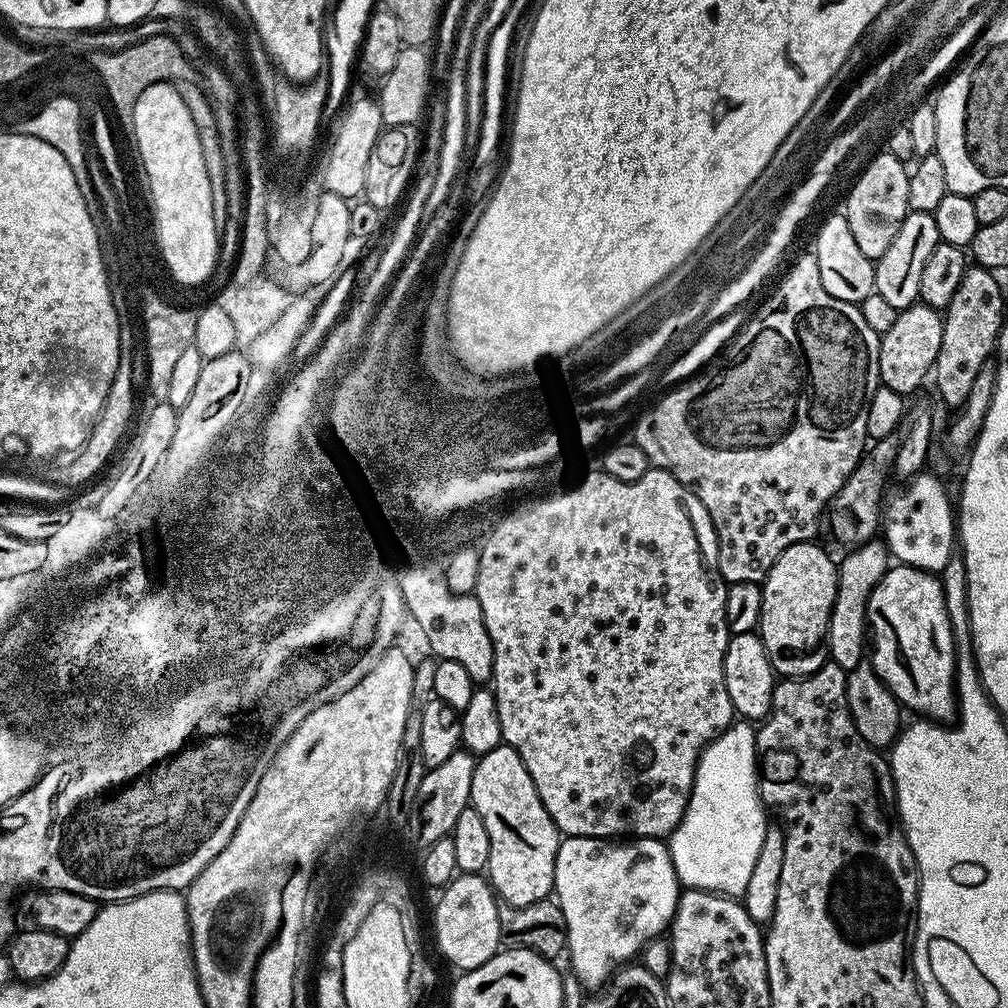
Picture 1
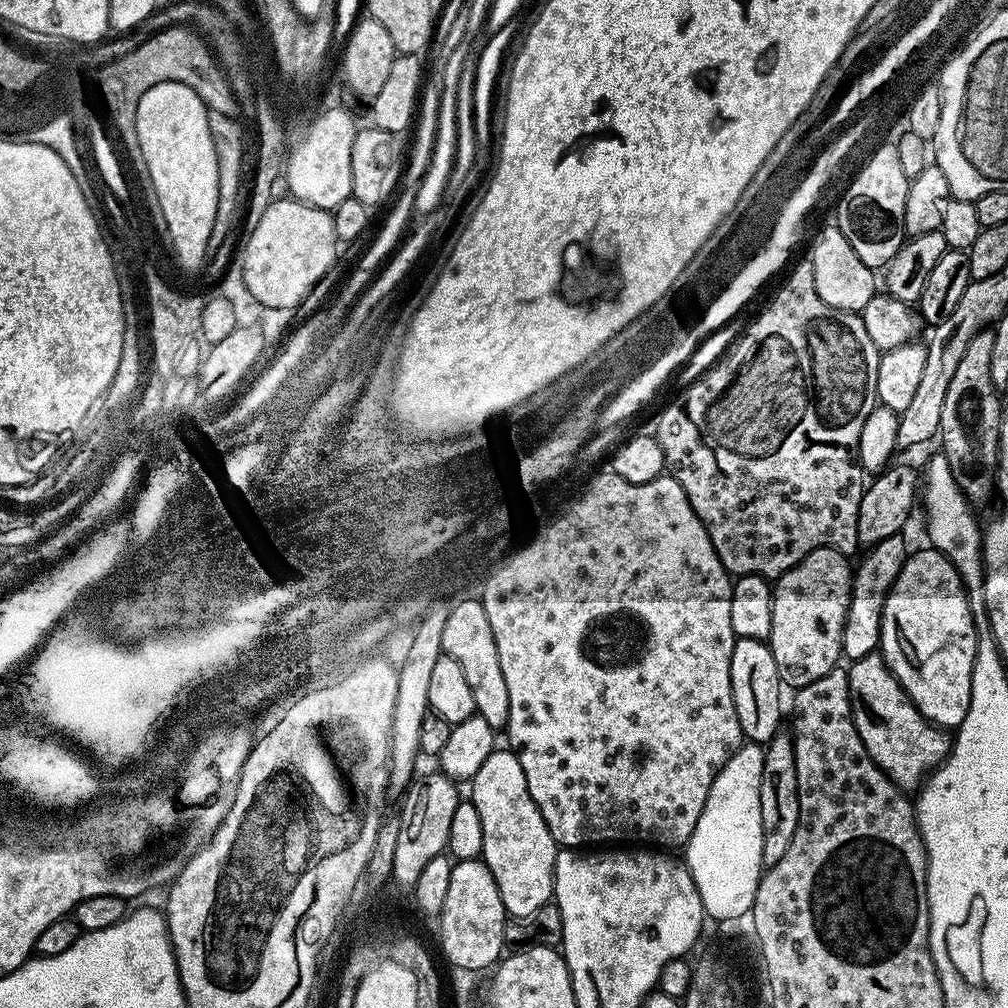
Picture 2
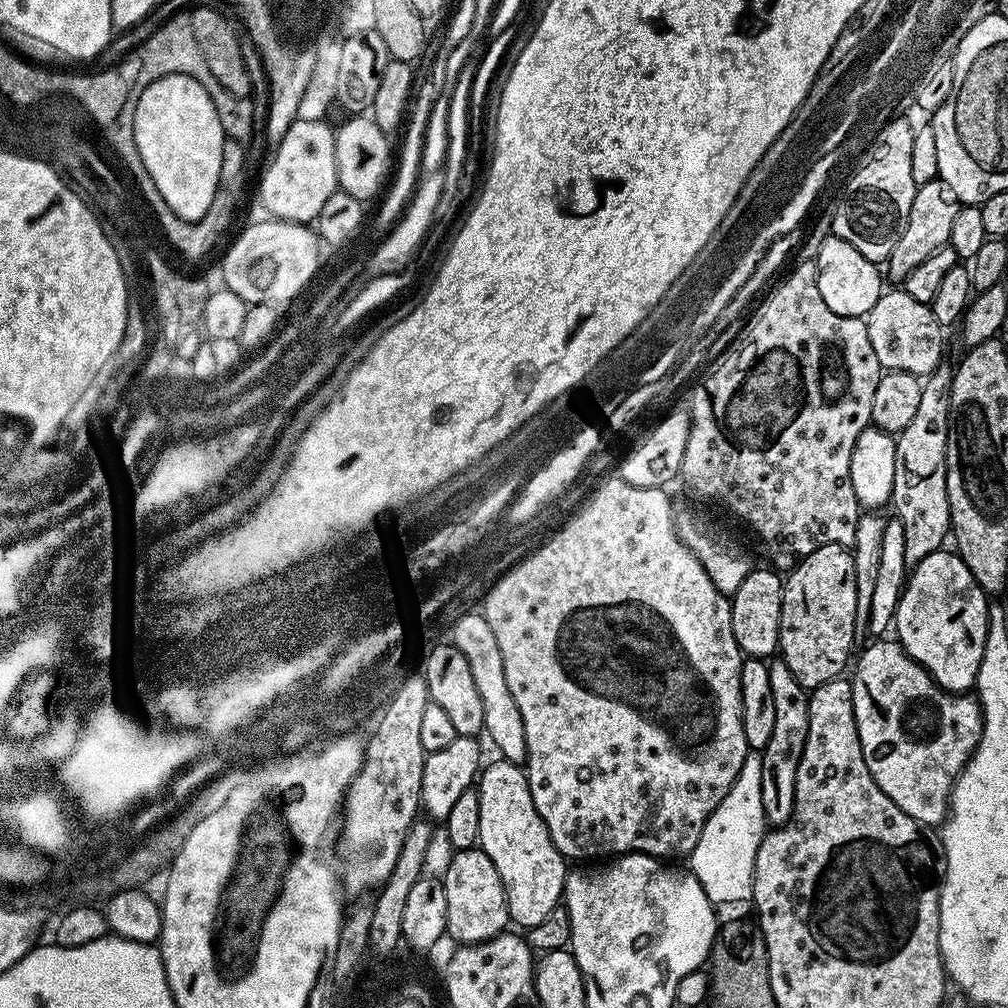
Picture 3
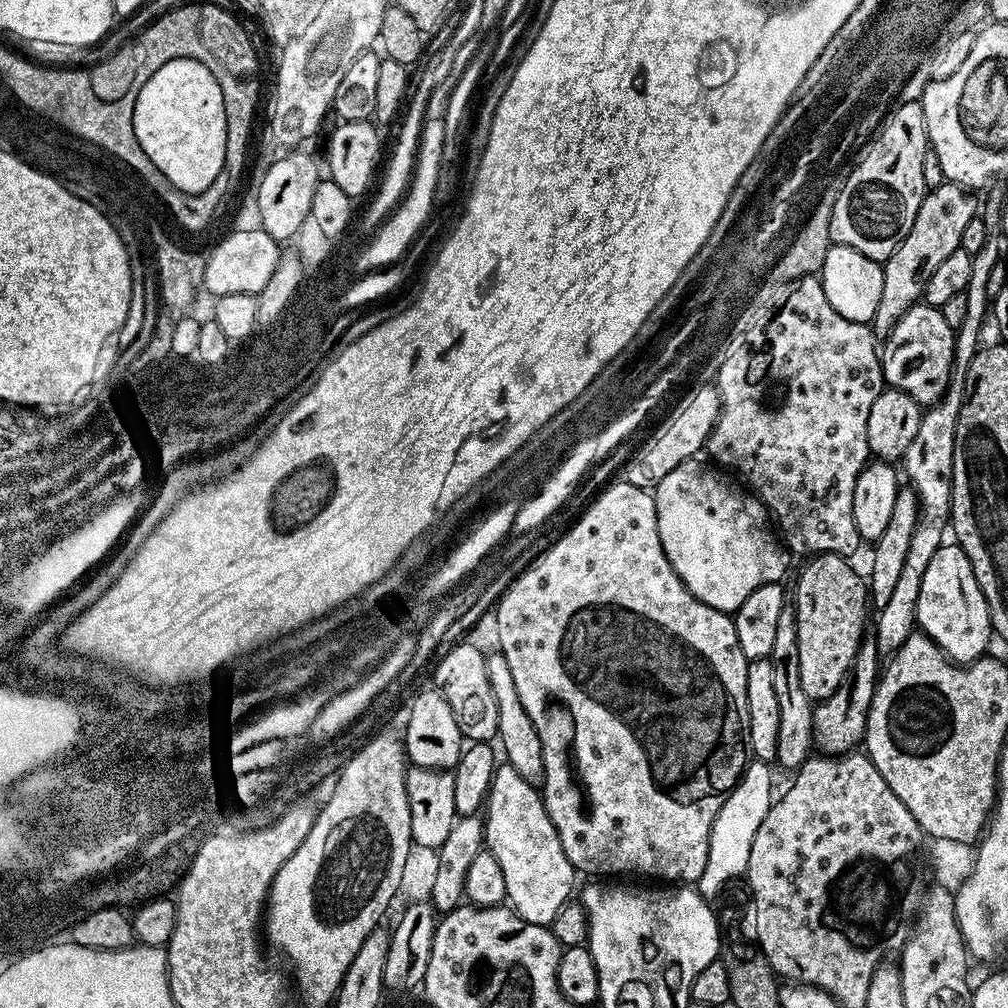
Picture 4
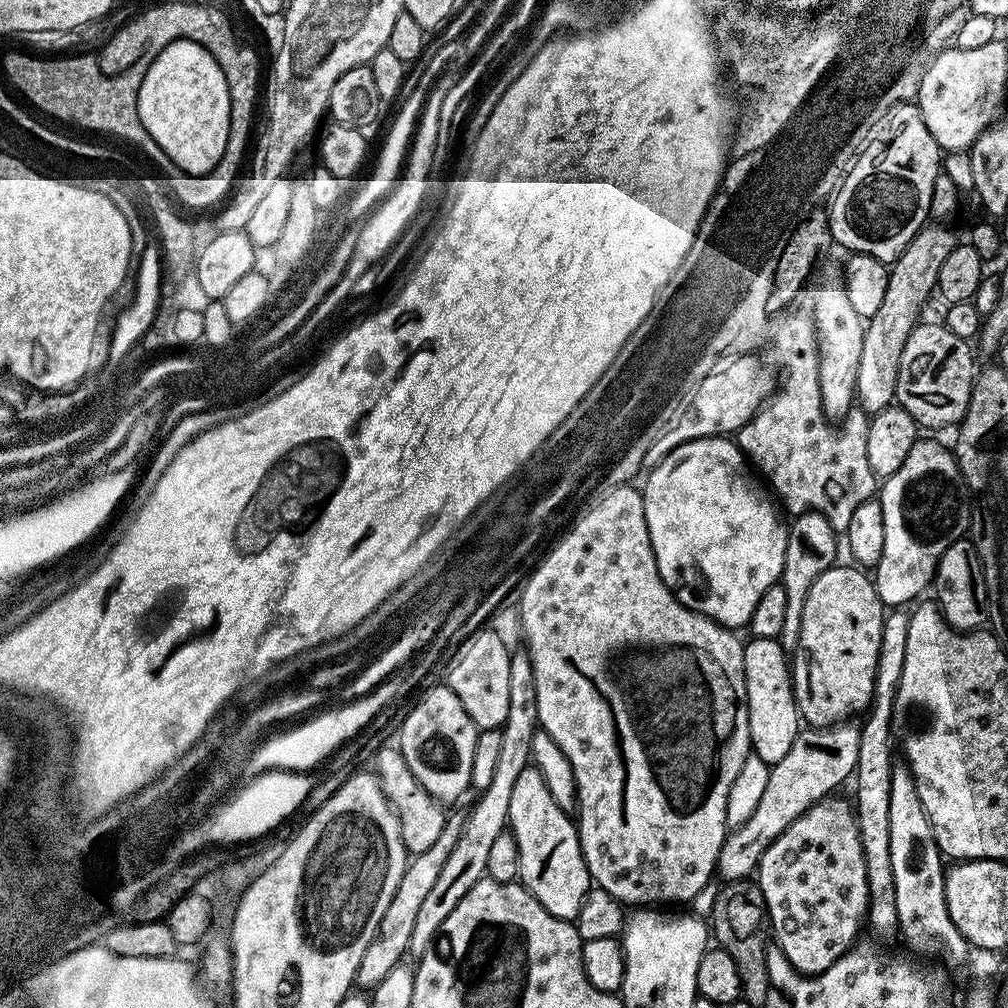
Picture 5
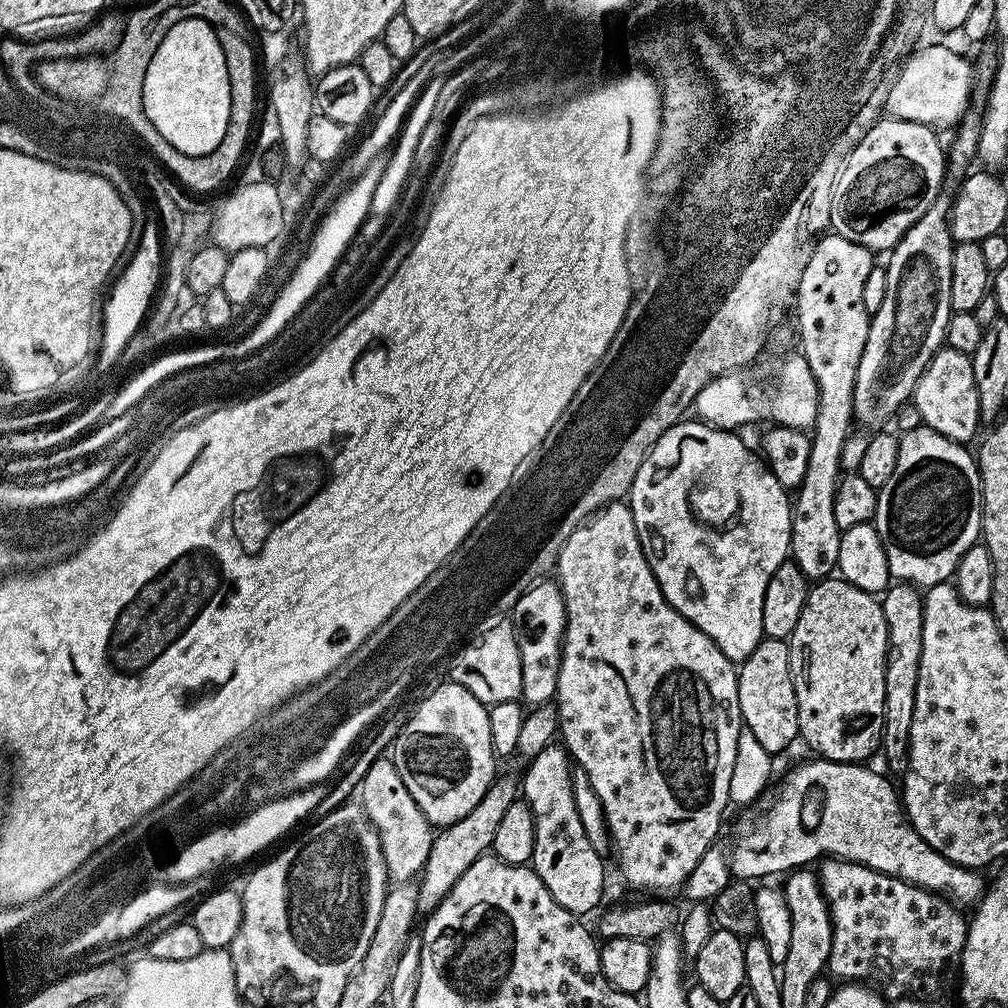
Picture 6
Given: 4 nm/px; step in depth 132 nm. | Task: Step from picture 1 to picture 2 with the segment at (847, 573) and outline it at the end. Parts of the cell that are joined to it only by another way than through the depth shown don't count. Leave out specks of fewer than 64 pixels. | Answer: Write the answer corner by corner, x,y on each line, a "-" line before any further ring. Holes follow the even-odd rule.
903,535
891,536
871,545
865,551
868,553
865,554
864,561
860,565
858,563
855,565
852,577
852,597
842,630
842,656
845,661
851,662
858,658
866,658
866,654
879,649
882,606
910,552
910,548
904,545
904,539

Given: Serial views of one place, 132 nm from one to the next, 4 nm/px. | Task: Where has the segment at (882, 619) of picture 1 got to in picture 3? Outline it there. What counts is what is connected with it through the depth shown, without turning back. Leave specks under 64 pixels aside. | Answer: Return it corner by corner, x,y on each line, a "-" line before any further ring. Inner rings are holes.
955,551
935,552
922,558
922,562
918,562
918,566
911,569
907,577
904,592
896,607
895,639
904,648
904,653
917,660
945,692
967,693
975,689
978,666
982,666
982,650
986,646
988,633
989,603
989,597
978,586
974,574
970,574
966,562
962,562

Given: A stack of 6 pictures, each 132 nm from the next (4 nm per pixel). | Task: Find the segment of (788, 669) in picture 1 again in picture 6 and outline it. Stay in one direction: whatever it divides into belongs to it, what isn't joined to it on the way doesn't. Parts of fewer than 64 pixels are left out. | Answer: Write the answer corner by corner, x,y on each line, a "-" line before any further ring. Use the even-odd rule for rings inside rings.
825,578
809,587
802,614
786,643
798,702
799,739
805,740
816,751
813,753
823,759
840,760
843,764
864,762
867,756
877,755
884,725
884,667
888,657
888,627
883,603
873,593
858,590
858,586
843,578

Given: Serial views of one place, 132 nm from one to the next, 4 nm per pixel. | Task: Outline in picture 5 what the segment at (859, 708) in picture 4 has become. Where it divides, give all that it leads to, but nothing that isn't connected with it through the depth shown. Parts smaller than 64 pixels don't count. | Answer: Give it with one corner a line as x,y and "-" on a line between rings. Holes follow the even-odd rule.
841,722
830,728
808,726
800,731
786,758
769,767
766,791
754,814
725,836
716,872
724,875
725,881
751,877
770,842
787,830
805,810
813,808
819,800
831,797
835,793
832,791
855,773
859,741
860,724
856,722

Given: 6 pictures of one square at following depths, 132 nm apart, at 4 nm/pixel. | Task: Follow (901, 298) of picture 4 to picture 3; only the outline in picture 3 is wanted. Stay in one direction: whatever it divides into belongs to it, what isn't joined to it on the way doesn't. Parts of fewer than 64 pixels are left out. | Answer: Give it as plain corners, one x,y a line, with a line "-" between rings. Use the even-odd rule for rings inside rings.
937,178
919,185
914,194
914,202
910,206
910,218
906,218
906,230
902,230
902,238
898,238
894,250
890,250
888,255
886,261
887,279
889,276
896,282
903,282
910,274
910,270
914,270
914,266
918,266
918,262
930,258
930,254
934,254
934,250
945,247
950,238
954,218
958,215
961,206
954,190
950,190
950,186
946,186
944,180

